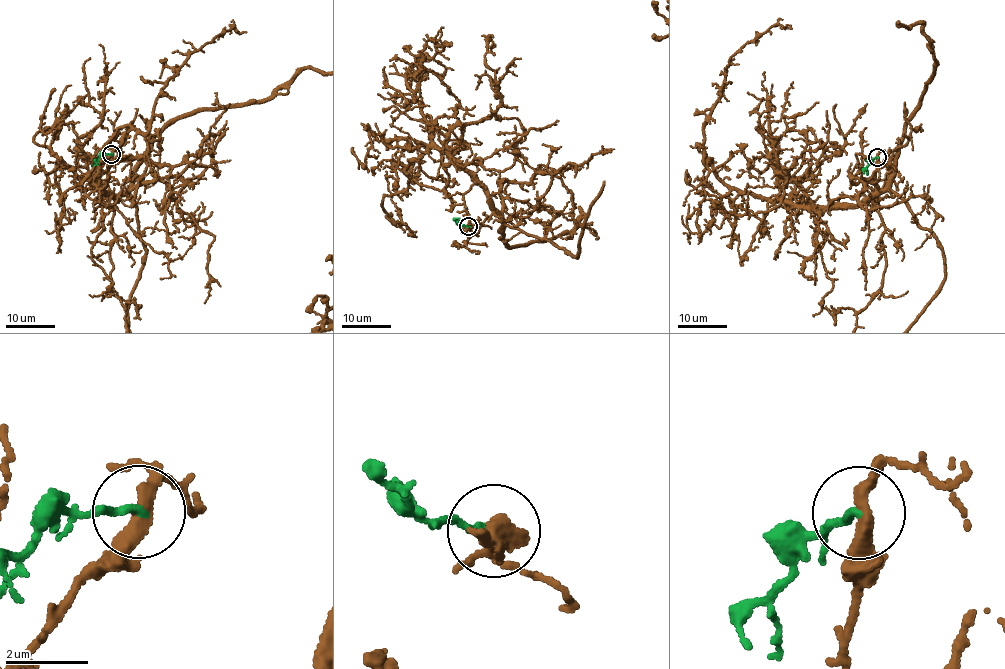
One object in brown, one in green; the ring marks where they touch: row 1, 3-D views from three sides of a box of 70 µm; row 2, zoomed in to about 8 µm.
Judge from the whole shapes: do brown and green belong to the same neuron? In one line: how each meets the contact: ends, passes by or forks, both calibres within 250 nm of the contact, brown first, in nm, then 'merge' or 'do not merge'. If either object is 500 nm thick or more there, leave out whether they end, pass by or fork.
brown passes by | green ends | 360/190 nm | merge

